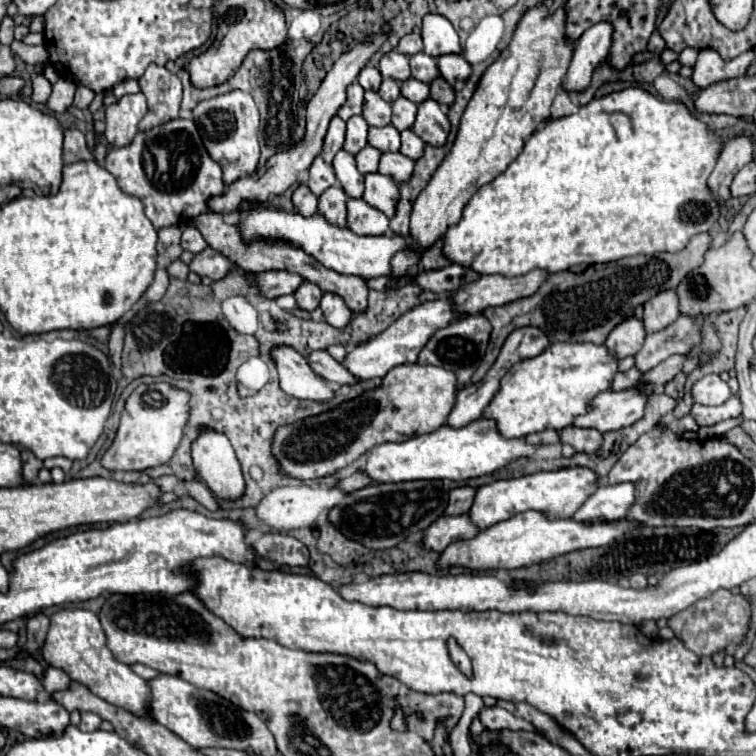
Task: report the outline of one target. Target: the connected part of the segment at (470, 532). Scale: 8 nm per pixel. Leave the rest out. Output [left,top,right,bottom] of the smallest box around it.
[422,514,480,552]

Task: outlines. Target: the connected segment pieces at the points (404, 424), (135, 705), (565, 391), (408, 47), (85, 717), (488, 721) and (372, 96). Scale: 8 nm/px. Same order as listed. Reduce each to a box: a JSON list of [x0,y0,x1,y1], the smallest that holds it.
[[272,364,458,480],[42,610,150,716],[484,342,618,438],[396,32,424,56],[80,712,102,732],[480,706,540,734],[362,90,392,126]]

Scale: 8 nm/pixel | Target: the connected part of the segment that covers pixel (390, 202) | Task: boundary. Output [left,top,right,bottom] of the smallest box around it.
[362,174,400,218]

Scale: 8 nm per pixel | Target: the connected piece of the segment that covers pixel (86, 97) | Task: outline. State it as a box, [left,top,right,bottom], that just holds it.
[74,86,94,106]

